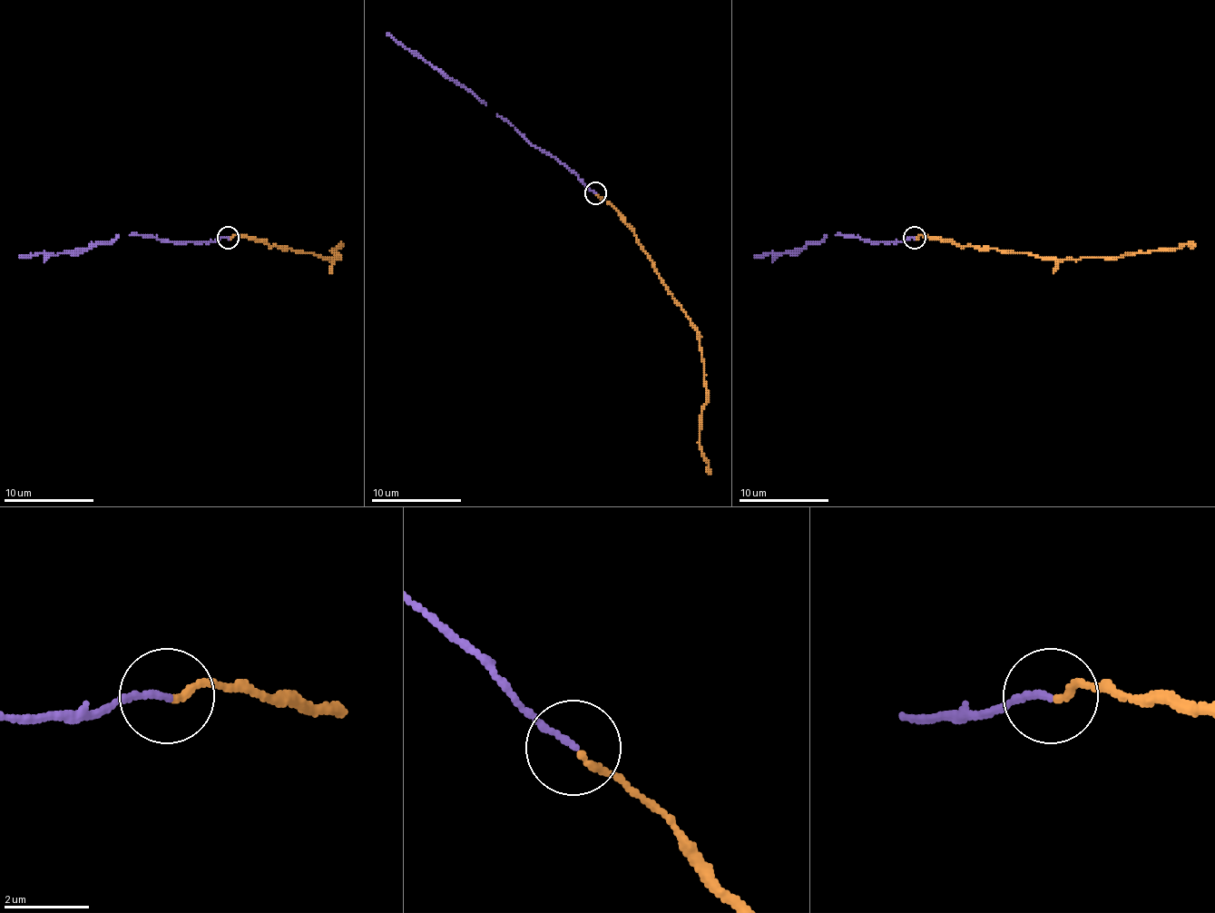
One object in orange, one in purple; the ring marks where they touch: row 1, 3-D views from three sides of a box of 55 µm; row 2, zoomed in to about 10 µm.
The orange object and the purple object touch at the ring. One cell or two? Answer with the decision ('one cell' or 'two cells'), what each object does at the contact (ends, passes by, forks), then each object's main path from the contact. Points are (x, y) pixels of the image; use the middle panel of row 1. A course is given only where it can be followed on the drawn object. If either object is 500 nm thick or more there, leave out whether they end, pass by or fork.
two cells; orange ends; purple ends; course orange (596, 195), (618, 212), (636, 238), (666, 289), (697, 332), (706, 402), (701, 411), (700, 446), (710, 474); course purple (596, 192), (573, 172), (535, 148), (456, 83), (387, 33)

